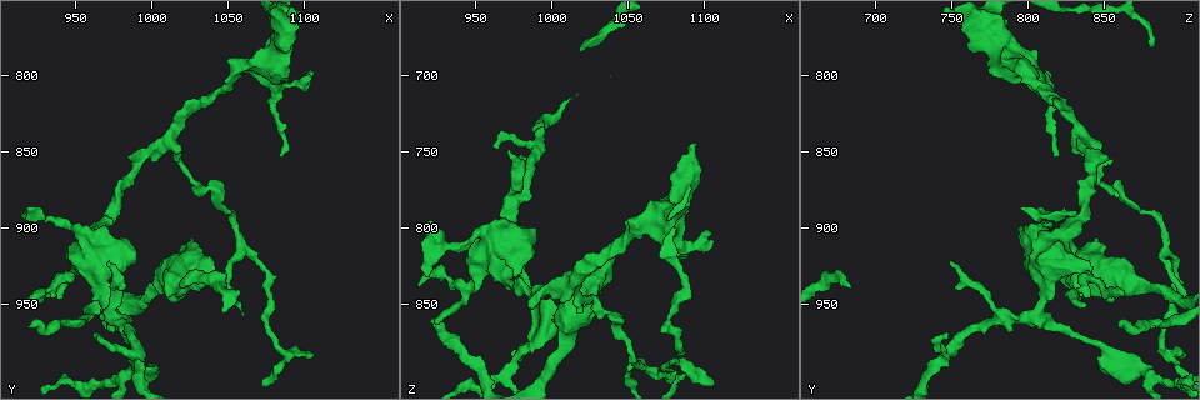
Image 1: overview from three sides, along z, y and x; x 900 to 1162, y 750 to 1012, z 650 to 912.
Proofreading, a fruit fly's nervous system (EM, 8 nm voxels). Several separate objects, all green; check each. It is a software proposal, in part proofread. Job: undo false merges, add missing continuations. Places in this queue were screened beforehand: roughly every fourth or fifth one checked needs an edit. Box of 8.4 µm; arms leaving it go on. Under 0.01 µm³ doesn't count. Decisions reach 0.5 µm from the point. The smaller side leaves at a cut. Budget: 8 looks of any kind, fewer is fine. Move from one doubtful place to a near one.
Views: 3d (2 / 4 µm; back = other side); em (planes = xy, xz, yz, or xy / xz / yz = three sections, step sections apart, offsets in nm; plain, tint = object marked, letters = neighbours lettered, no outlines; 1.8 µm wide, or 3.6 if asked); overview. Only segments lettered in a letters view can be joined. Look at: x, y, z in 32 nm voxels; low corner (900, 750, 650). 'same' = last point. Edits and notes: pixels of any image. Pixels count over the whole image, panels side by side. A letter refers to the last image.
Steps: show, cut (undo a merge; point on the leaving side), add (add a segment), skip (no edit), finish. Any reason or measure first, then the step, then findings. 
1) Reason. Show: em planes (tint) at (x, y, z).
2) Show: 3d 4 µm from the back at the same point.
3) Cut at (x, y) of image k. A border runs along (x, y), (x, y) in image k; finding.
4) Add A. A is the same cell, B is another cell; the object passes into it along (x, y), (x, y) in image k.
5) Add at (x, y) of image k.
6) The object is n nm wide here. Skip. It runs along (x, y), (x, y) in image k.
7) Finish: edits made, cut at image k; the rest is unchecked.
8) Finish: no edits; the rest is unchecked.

Branch stops here. Show: em 3.6 µm planes (letters) at (1020, 938, 684).

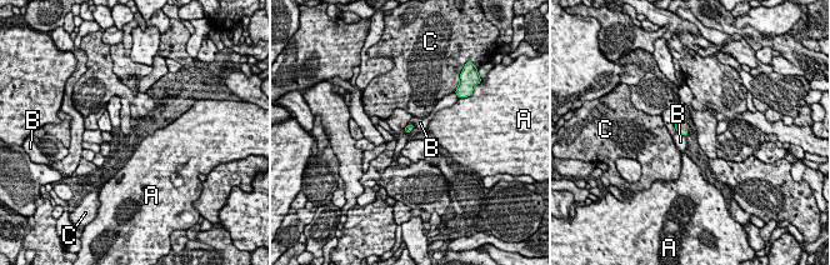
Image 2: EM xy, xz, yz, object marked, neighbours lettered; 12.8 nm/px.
The longest contact is with B, 140 nm. Skip. A, B and C are other cells; a border runs along (676, 131), (685, 136) in image 2; no lettered segment goes on from it.

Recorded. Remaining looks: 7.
Sharp bend. Show: 3d 4 µm at (1010, 848, 838).

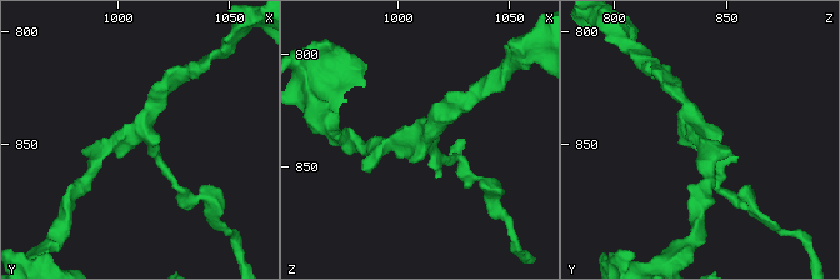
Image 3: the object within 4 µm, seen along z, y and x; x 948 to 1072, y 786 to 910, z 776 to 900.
3 arms meet here. Show: em planes (letters) at (1010, 846, 839).

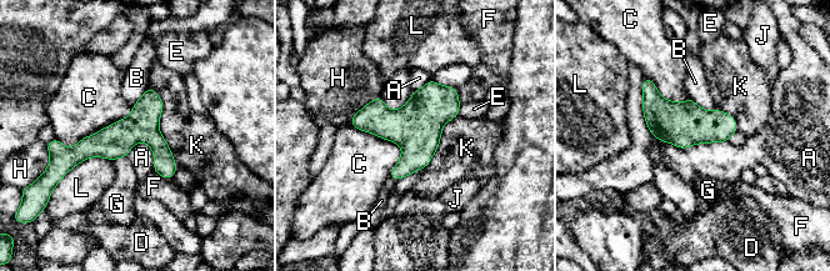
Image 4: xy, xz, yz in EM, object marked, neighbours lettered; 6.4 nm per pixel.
The longest contact is with K, 550 nm. Skip. A, B, C, D, E, F, G, H, J, K and L are other cells; it runs along (61, 147), (146, 136), (173, 167) in image 4; continuous, no second neuron.

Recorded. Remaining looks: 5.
Show: em xz step 4 (tint) at (988, 990, 858).

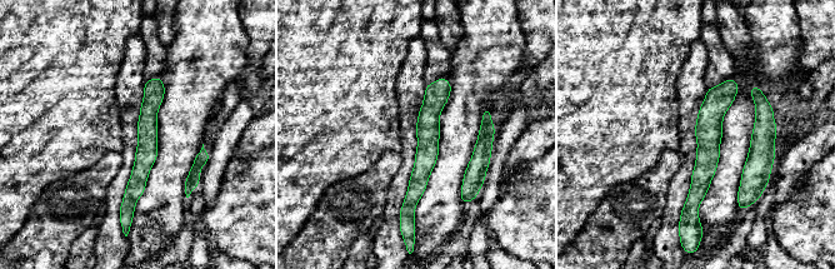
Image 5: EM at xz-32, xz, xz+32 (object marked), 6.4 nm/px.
Show: em xz step 4 (letters) at the same point.

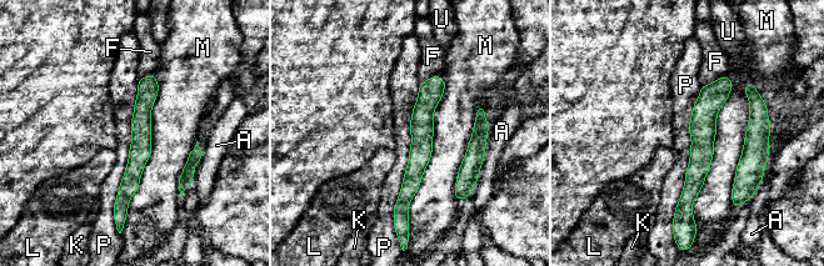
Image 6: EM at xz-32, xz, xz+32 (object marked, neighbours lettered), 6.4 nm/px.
Skip. A, F, K, L, M, P and U are other cells; it runs along (727, 80), (704, 111), (685, 209) in image 6; continuous, no second neuron.

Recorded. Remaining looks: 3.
Finish: no edits; the rest is unchecked.

